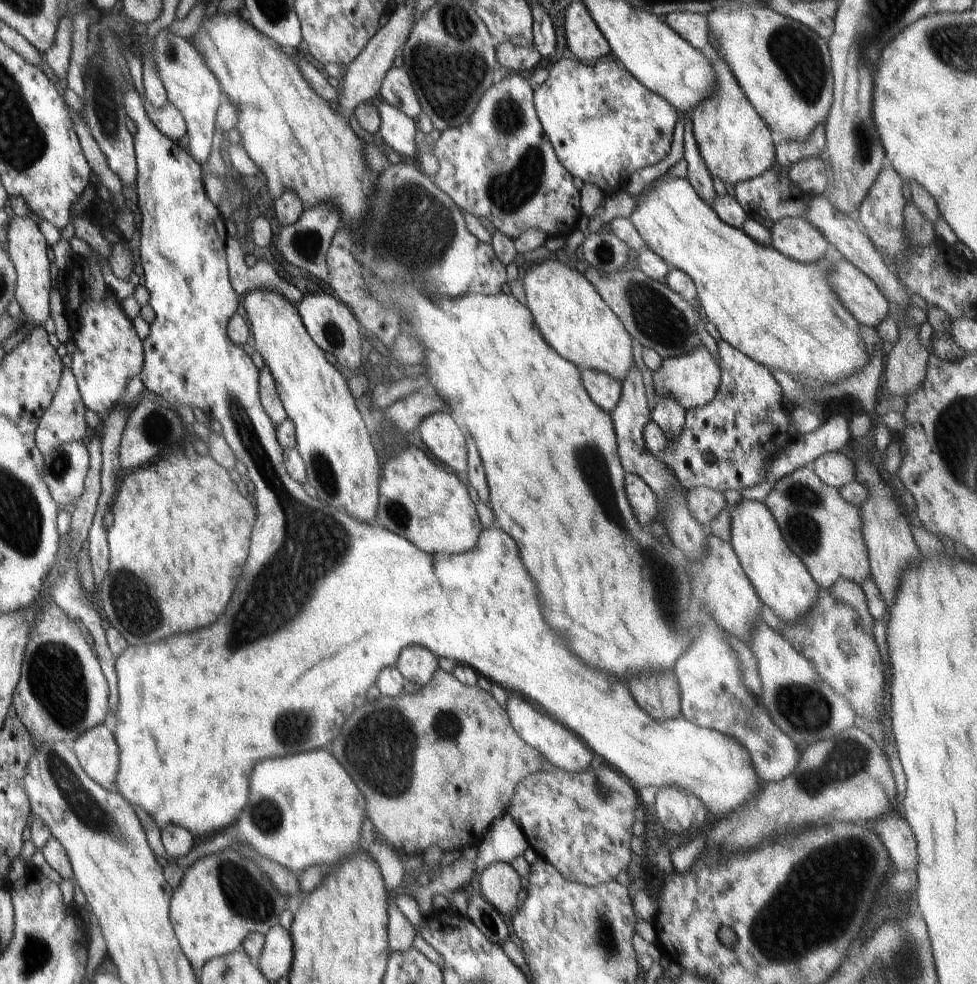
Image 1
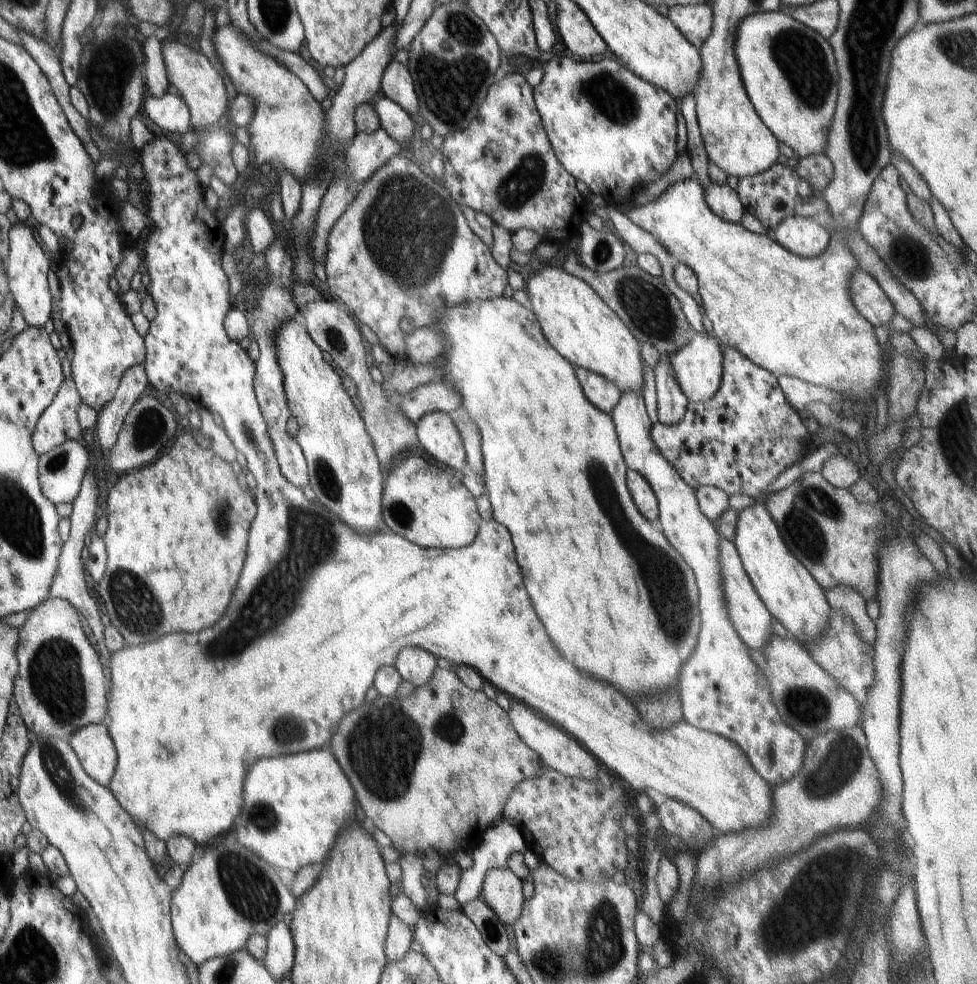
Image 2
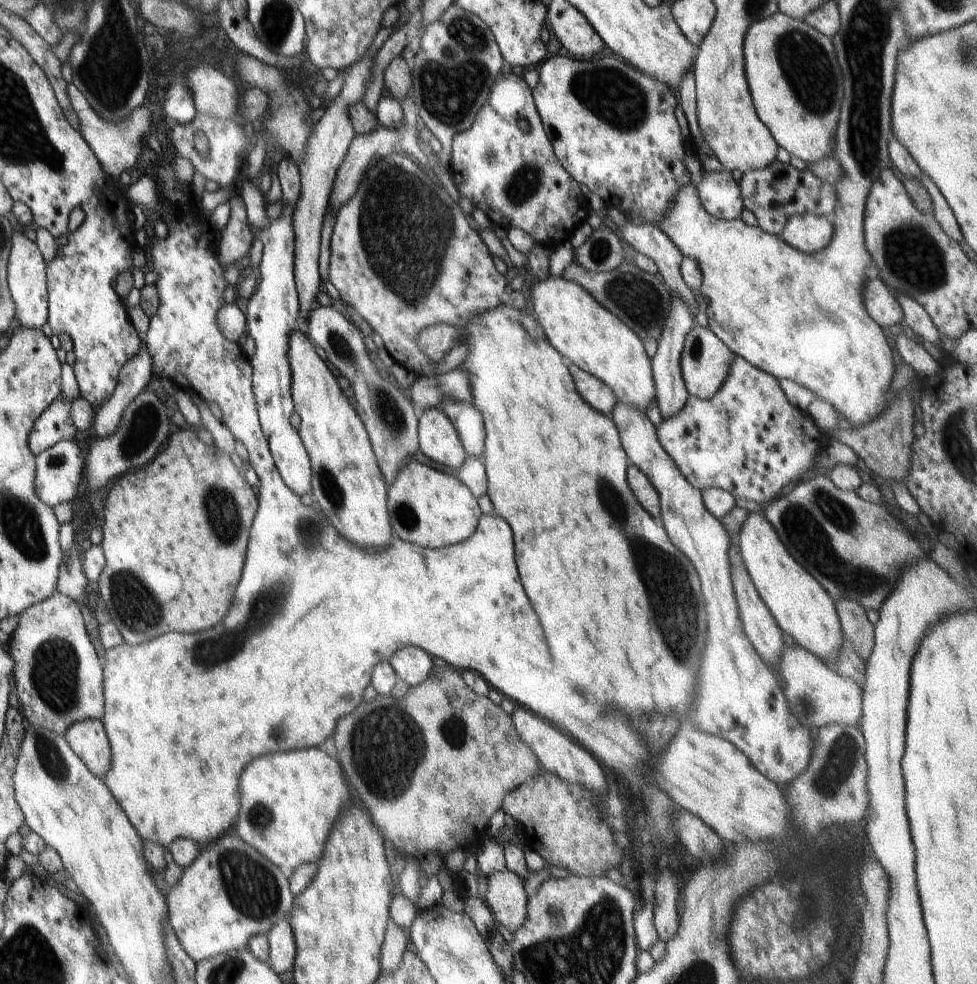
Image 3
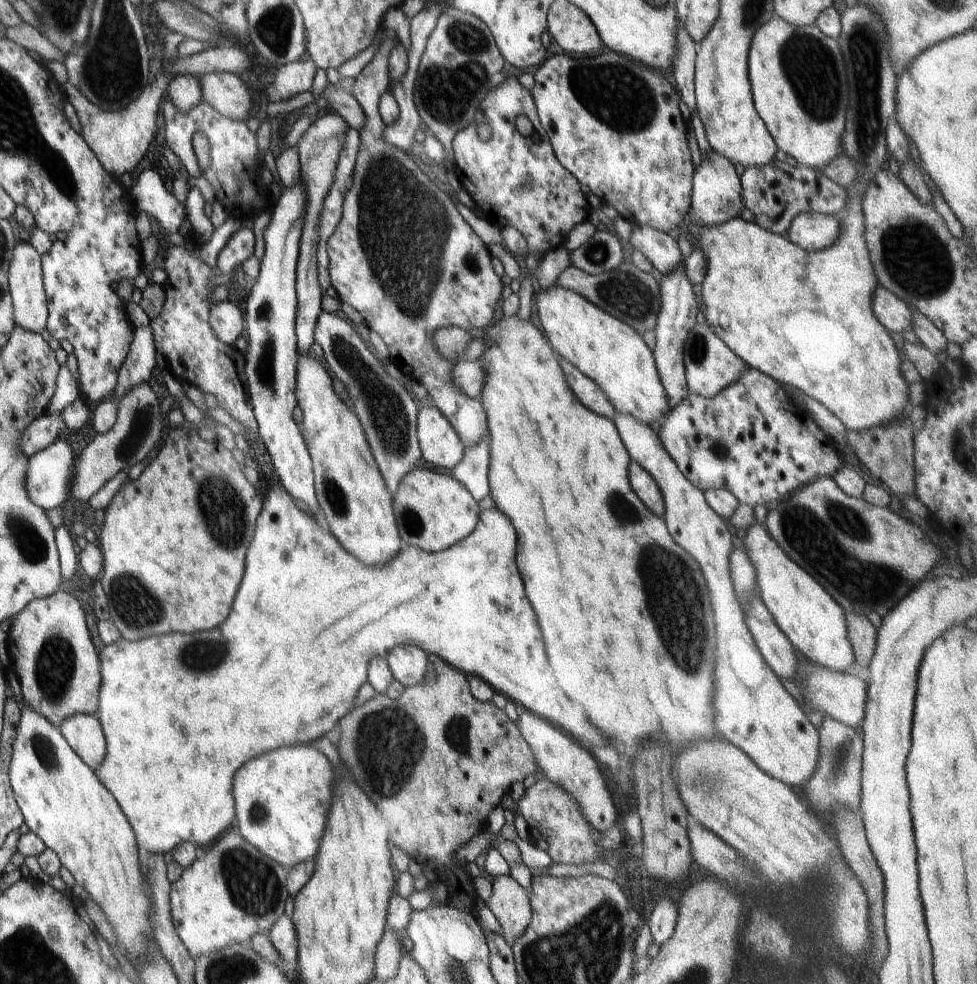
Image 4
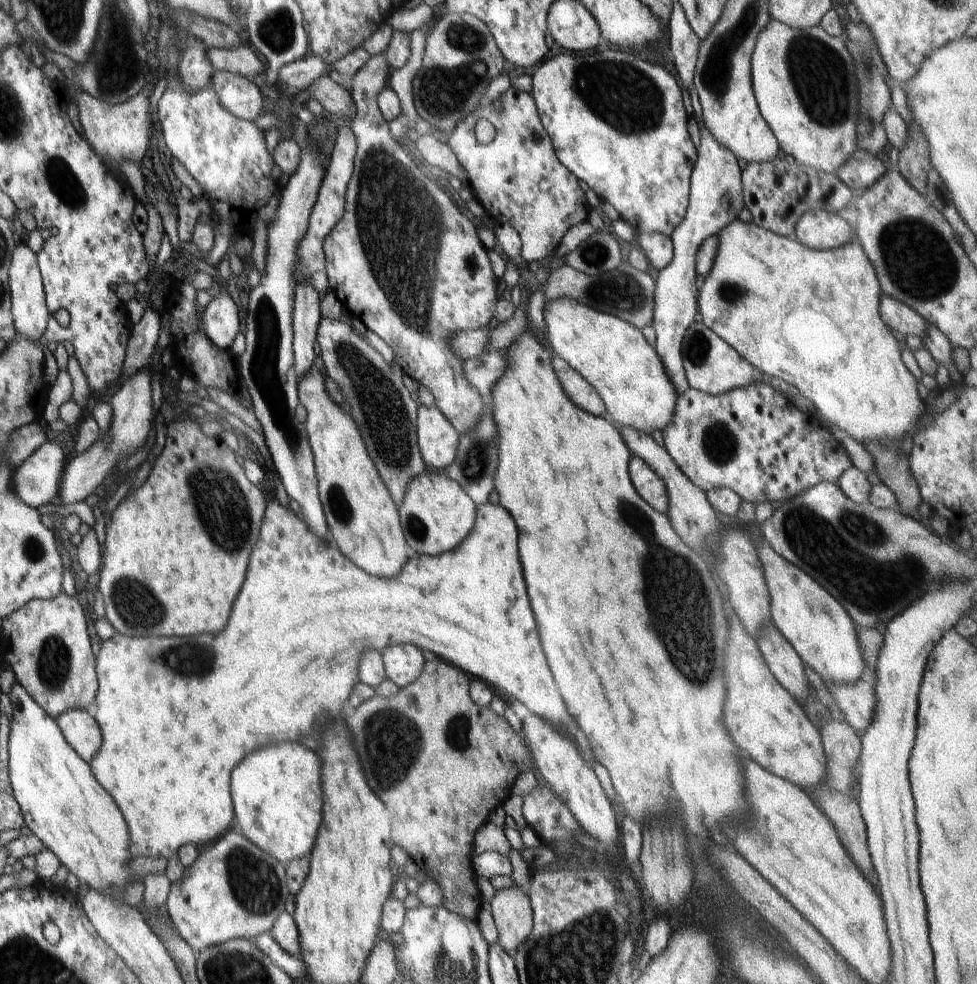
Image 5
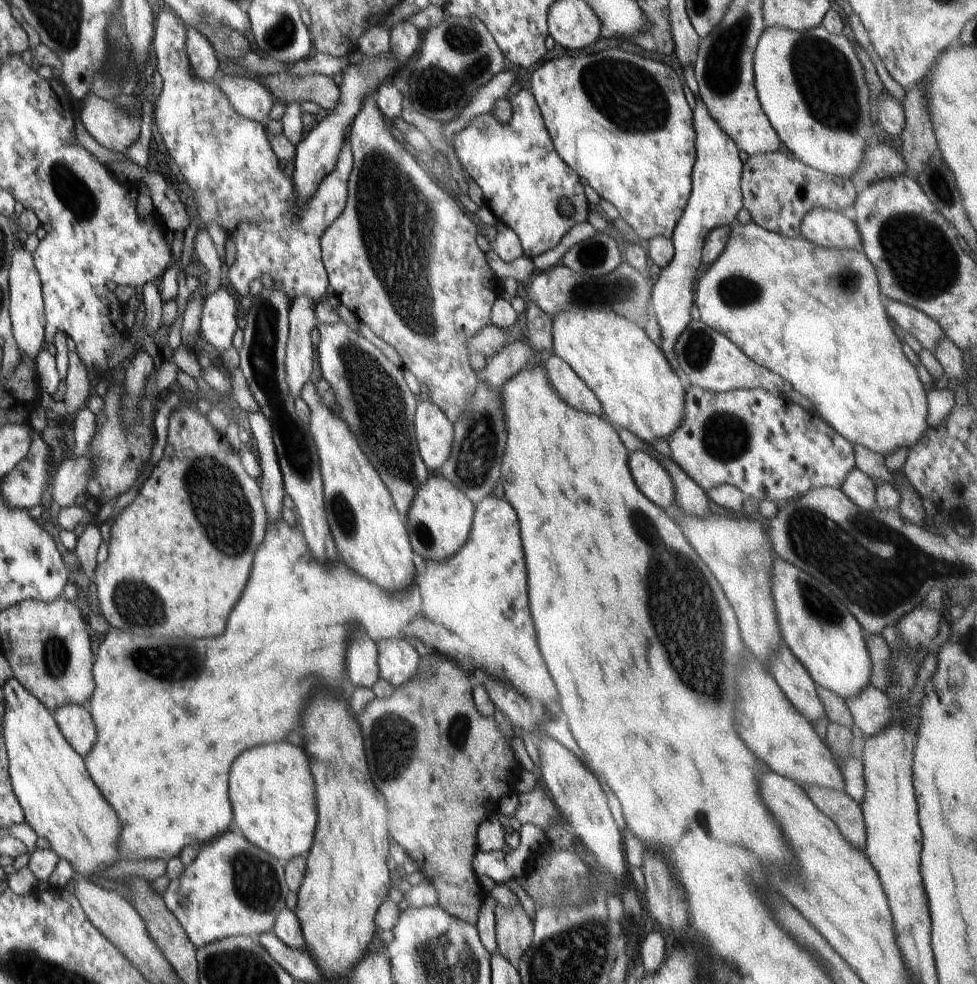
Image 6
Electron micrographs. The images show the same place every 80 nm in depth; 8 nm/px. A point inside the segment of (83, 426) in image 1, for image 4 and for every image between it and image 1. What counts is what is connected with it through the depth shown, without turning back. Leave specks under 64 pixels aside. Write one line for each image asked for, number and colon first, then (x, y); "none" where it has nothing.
2: (59, 422)
3: (55, 424)
4: (43, 430)

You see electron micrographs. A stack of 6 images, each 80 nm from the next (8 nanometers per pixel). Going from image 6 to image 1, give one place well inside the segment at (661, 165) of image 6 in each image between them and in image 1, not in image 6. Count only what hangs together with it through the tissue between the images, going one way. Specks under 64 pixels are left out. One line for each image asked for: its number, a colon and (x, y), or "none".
1: (603, 124)
2: (610, 129)
3: (613, 129)
4: (615, 124)
5: (617, 122)

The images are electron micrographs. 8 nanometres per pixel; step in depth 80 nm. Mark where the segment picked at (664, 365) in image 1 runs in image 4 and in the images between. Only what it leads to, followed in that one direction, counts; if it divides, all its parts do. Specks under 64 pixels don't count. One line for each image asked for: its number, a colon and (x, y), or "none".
2: (697, 367)
3: (704, 362)
4: (710, 366)

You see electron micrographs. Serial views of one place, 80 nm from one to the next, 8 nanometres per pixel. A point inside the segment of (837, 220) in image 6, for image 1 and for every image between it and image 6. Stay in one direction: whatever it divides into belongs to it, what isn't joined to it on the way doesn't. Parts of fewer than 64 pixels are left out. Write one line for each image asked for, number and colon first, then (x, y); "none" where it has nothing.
1: (795, 237)
2: (802, 236)
3: (807, 233)
4: (813, 231)
5: (822, 230)

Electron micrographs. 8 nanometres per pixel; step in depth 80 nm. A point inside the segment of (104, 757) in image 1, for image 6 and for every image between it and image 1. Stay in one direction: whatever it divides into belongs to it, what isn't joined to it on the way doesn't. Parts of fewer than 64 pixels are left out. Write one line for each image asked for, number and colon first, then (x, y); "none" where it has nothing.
2: (93, 745)
3: (88, 739)
4: (84, 734)
5: (79, 728)
6: (76, 723)

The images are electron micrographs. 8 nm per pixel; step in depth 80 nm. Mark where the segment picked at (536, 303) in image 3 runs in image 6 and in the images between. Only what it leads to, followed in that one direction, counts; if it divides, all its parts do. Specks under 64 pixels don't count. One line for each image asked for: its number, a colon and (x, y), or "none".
4: (614, 356)
5: (613, 356)
6: (638, 390)

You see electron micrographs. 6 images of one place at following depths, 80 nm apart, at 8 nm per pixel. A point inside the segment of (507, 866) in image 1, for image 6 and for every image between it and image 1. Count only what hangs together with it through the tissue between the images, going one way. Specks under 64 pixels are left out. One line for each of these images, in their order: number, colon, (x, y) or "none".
2: (502, 889)
3: (505, 896)
4: (509, 901)
5: (512, 913)
6: (513, 928)

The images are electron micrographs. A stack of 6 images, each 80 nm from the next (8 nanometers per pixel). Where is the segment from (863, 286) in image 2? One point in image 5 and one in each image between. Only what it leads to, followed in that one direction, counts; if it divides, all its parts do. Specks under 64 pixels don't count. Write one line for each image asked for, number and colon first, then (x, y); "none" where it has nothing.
3: (880, 303)
4: (893, 313)
5: (900, 318)

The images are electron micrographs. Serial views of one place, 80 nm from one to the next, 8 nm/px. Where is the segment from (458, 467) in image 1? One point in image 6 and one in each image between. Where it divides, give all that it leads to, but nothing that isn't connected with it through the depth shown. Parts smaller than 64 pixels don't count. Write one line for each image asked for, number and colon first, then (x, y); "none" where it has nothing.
2: (436, 431)
3: (438, 439)
4: (440, 445)
5: (436, 438)
6: (435, 434)

